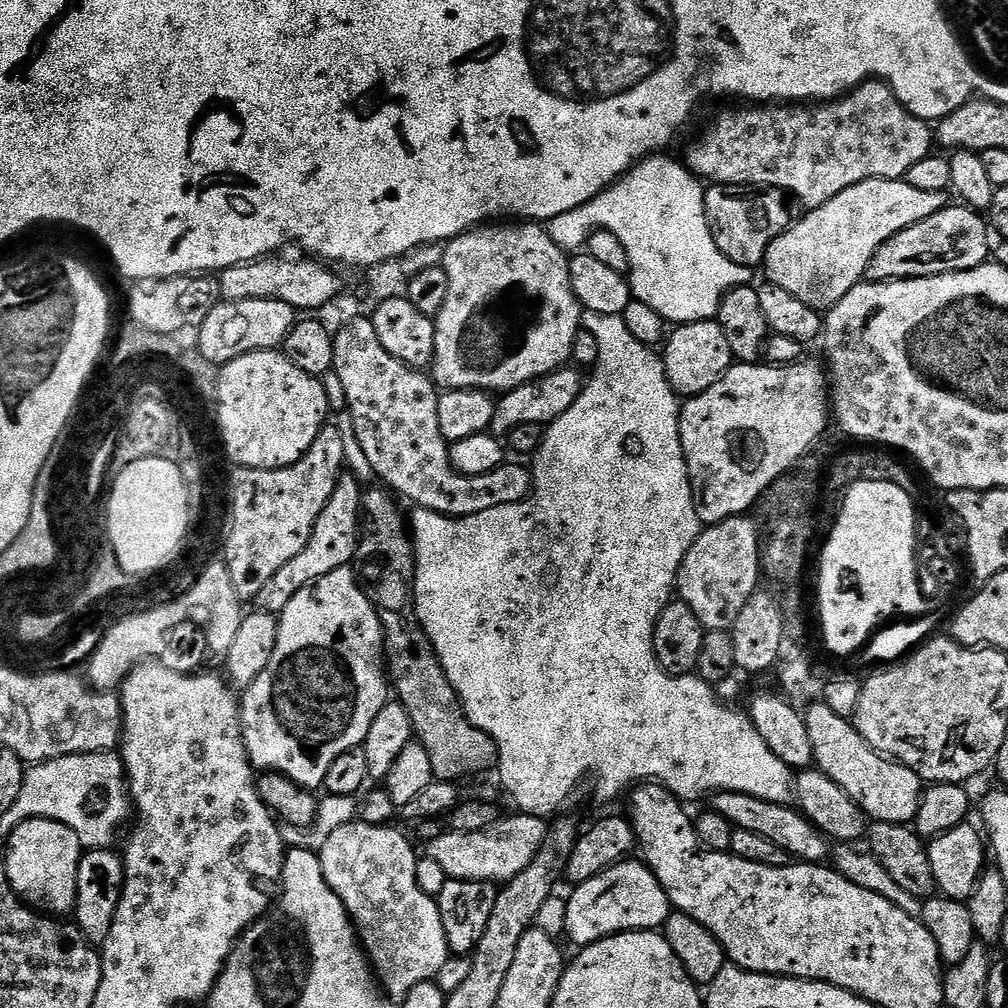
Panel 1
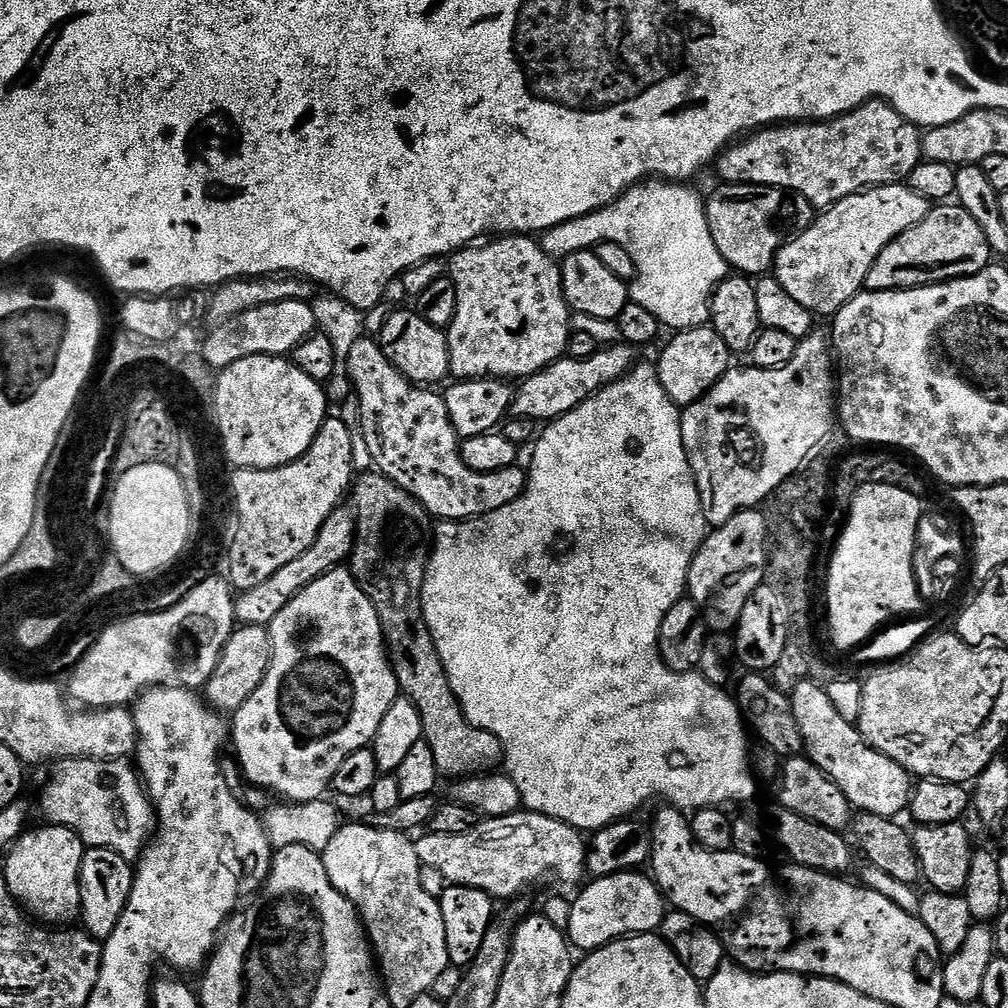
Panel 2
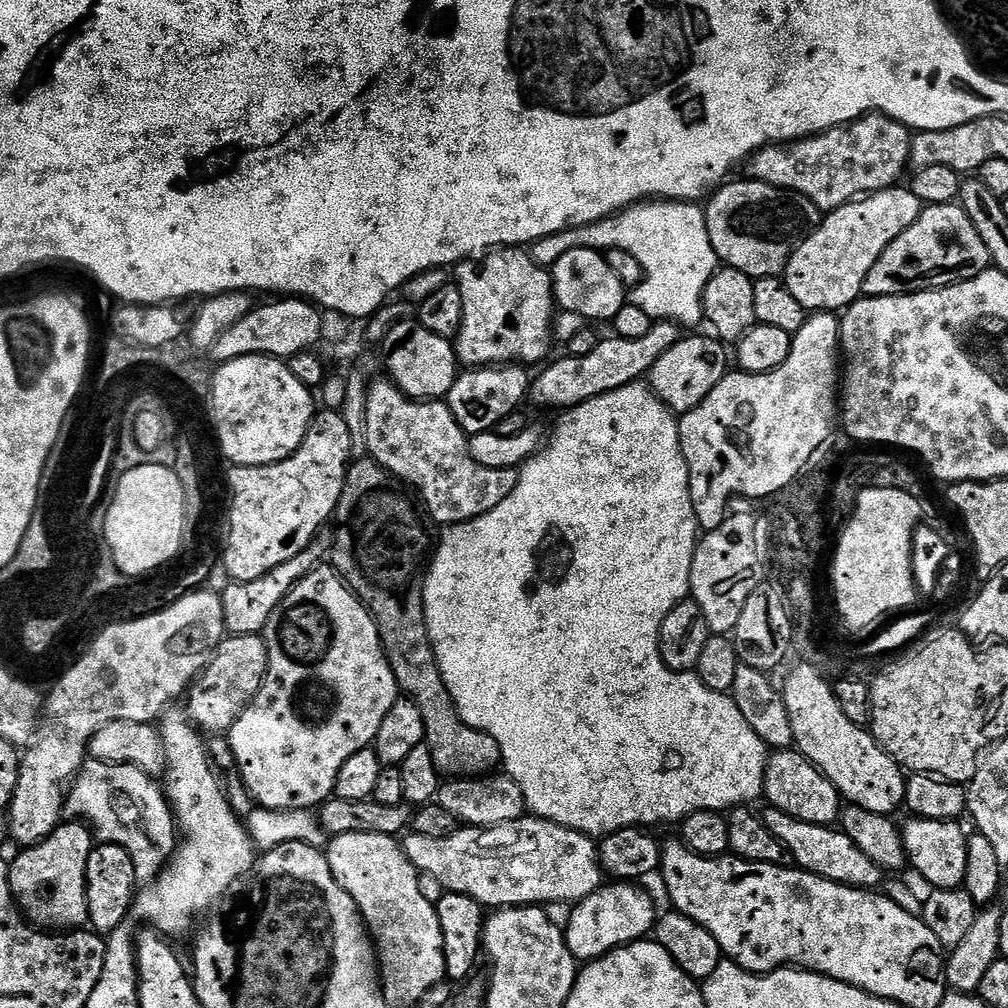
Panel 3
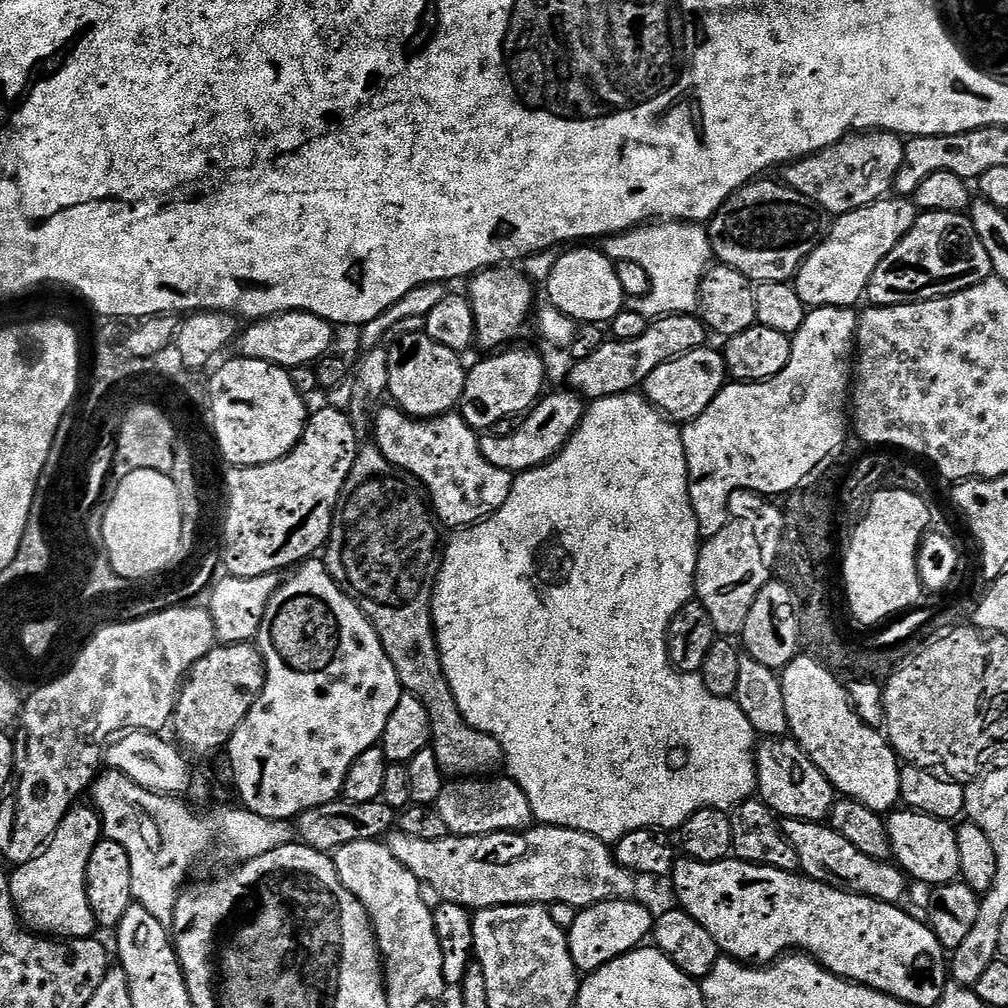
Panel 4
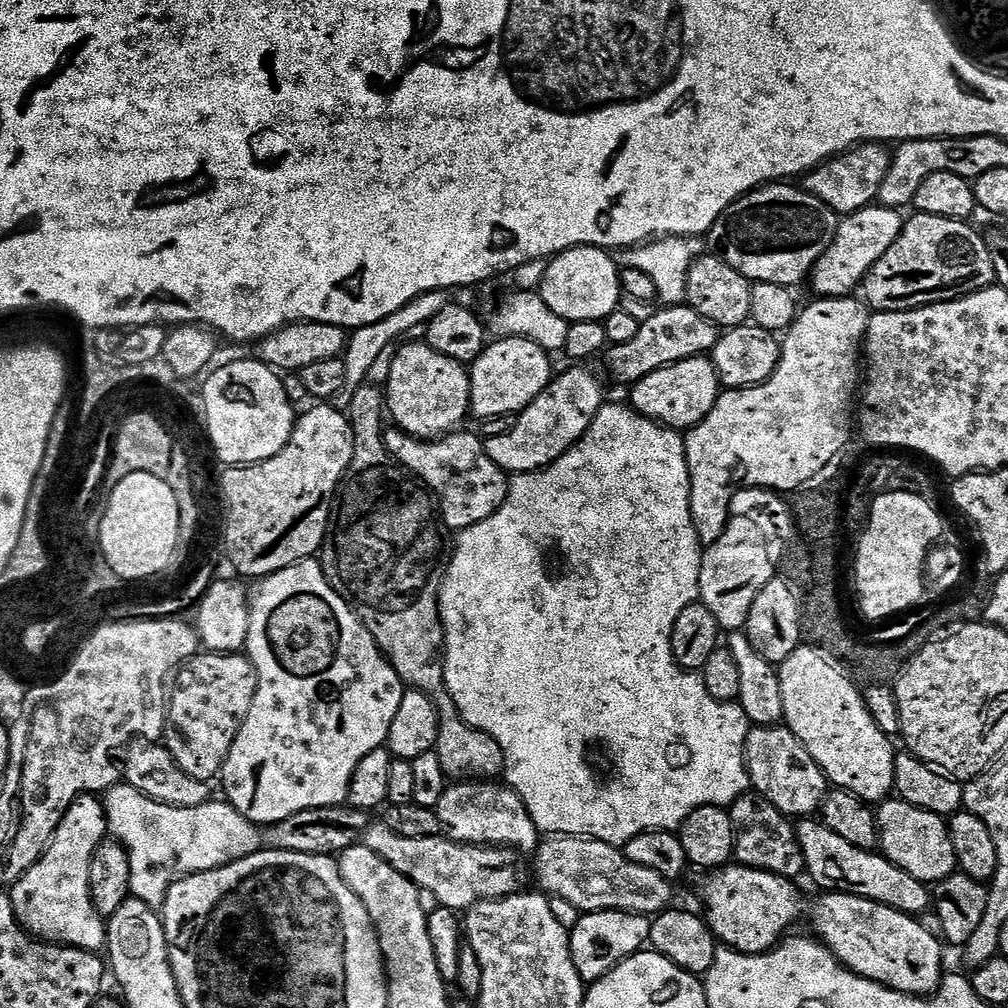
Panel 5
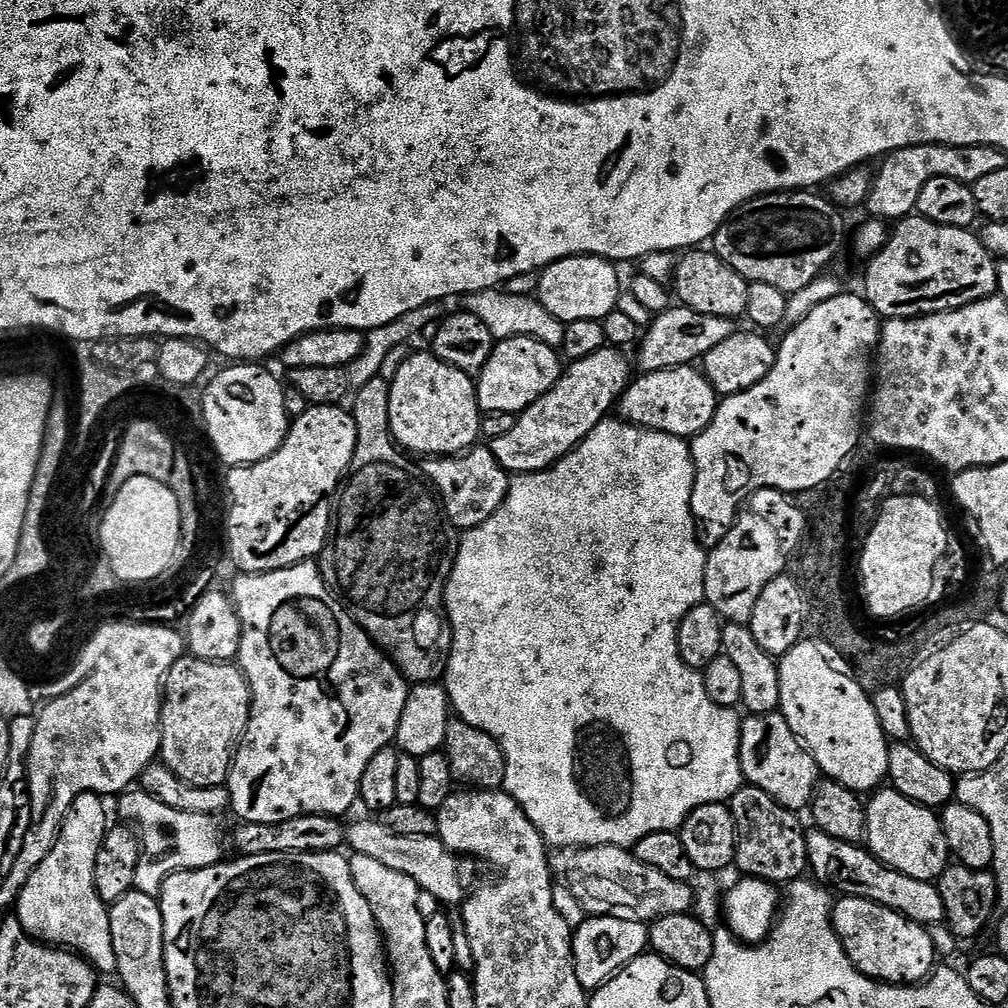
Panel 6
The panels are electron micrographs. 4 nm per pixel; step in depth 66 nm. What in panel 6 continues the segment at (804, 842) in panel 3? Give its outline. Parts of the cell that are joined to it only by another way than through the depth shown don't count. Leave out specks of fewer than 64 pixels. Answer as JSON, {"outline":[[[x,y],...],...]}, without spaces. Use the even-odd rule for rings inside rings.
{"outline":[[[819,830],[807,833],[806,850],[811,875],[833,893],[841,897],[866,898],[870,902],[902,913],[906,919],[912,920],[915,924],[927,926],[945,923],[942,894],[933,881],[910,878],[898,870],[887,868],[881,860],[876,859],[868,851],[867,847],[851,844],[838,838],[830,838],[830,834]]]}

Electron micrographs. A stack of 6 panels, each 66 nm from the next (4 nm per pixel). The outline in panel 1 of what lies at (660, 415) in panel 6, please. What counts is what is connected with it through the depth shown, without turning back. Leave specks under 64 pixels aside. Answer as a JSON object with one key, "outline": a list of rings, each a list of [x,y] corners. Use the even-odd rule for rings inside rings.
{"outline":[[[717,319],[673,327],[663,345],[662,359],[666,378],[680,398],[691,398],[710,390],[710,386],[722,379],[734,363],[730,342],[726,342],[726,334]]]}

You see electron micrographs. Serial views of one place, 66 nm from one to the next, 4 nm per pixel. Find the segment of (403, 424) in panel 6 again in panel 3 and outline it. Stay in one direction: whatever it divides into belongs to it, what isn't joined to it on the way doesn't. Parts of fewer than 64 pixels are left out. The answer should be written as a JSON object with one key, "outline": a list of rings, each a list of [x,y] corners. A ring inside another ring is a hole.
{"outline":[[[415,319],[404,320],[401,324],[396,324],[388,333],[384,336],[384,360],[382,356],[382,364],[388,367],[387,375],[390,377],[392,383],[397,384],[402,391],[405,392],[412,400],[419,400],[421,402],[436,402],[441,398],[447,397],[450,386],[454,386],[458,375],[458,361],[456,359],[456,349],[454,347],[453,341],[447,340],[446,338],[438,338],[438,334],[430,334],[430,330],[426,330],[426,326],[422,326]]]}

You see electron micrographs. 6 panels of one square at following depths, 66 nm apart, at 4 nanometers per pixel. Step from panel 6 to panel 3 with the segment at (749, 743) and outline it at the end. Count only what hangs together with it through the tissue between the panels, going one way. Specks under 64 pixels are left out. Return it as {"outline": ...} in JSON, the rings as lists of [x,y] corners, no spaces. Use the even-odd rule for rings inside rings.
{"outline":[[[776,750],[769,755],[766,761],[766,767],[762,772],[762,792],[763,795],[764,792],[768,795],[767,803],[771,805],[771,807],[782,810],[802,822],[832,826],[839,821],[842,811],[842,797],[840,791],[838,791],[838,789],[836,789],[835,786],[833,786],[798,750]]]}

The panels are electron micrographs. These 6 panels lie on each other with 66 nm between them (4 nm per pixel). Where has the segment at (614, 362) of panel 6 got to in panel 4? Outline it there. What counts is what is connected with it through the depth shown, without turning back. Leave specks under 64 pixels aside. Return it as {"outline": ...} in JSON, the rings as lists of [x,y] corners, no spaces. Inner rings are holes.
{"outline":[[[571,390],[564,392],[549,391],[519,421],[518,427],[505,436],[484,434],[480,436],[482,458],[490,462],[490,466],[498,466],[498,470],[506,470],[513,474],[528,472],[539,464],[546,464],[566,446],[566,442],[576,433],[576,427],[584,417],[585,401]]]}

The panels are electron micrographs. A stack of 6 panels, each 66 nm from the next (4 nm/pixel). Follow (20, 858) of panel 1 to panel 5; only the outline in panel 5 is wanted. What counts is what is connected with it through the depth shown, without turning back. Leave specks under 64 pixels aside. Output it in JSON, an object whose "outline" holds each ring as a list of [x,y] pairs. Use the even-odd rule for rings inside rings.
{"outline":[[[85,794],[78,797],[64,811],[62,822],[56,833],[53,834],[48,849],[40,855],[40,861],[30,866],[30,870],[26,870],[26,874],[18,883],[11,885],[10,895],[16,921],[22,925],[25,932],[31,934],[35,939],[95,953],[99,953],[105,947],[106,920],[92,905],[90,894],[90,862],[98,843],[96,832],[102,832],[100,834],[108,832],[108,819],[104,813],[104,805],[99,795]]]}

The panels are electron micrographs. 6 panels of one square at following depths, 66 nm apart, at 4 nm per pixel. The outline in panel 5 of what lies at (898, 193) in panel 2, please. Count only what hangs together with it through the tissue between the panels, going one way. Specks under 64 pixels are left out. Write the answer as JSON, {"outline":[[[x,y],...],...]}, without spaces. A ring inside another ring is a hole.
{"outline":[[[869,206],[847,213],[840,221],[834,242],[812,267],[810,285],[816,291],[815,295],[820,298],[852,296],[855,288],[857,291],[863,285],[874,262],[894,246],[898,234],[904,229],[904,221],[905,217],[897,209],[883,206]]]}

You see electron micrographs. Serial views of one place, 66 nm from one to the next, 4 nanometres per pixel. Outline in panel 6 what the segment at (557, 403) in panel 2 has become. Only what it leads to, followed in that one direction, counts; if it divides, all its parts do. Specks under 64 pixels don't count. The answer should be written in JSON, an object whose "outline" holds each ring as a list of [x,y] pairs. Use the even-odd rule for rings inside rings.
{"outline":[[[683,306],[667,308],[647,325],[635,349],[637,350],[636,356],[634,355],[635,367],[641,373],[645,373],[695,365],[703,361],[704,356],[710,354],[710,350],[714,350],[714,346],[726,342],[726,338],[730,338],[730,334],[734,334],[737,330],[738,324],[734,320],[714,318],[714,314],[698,314]]]}

